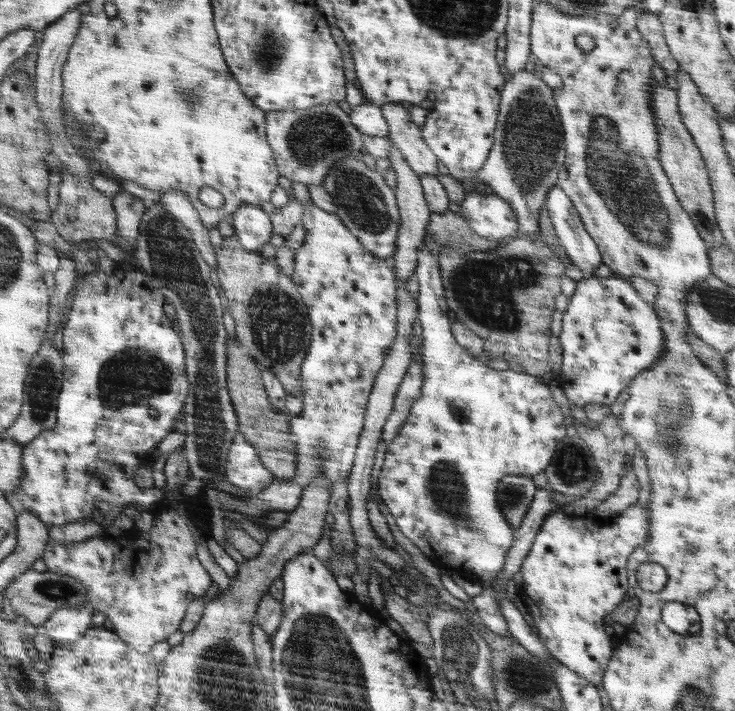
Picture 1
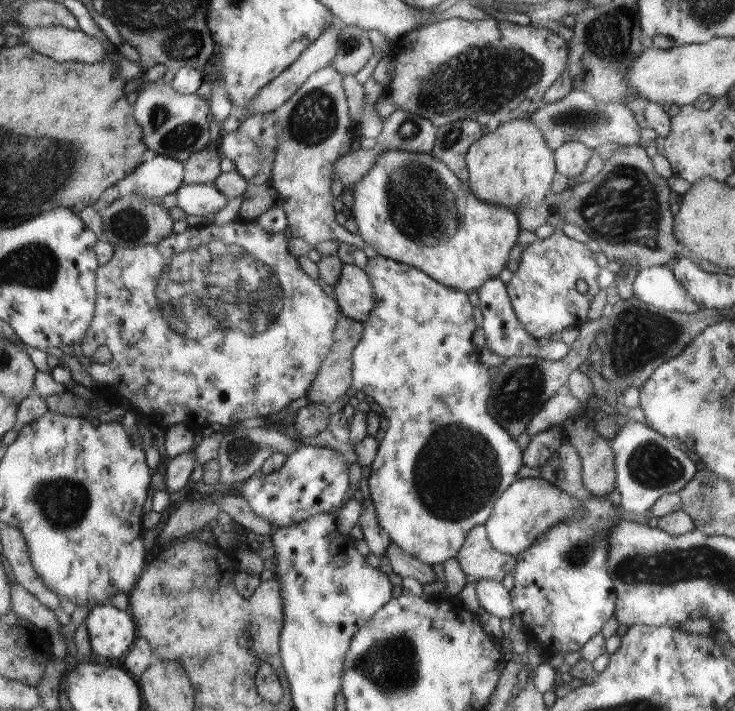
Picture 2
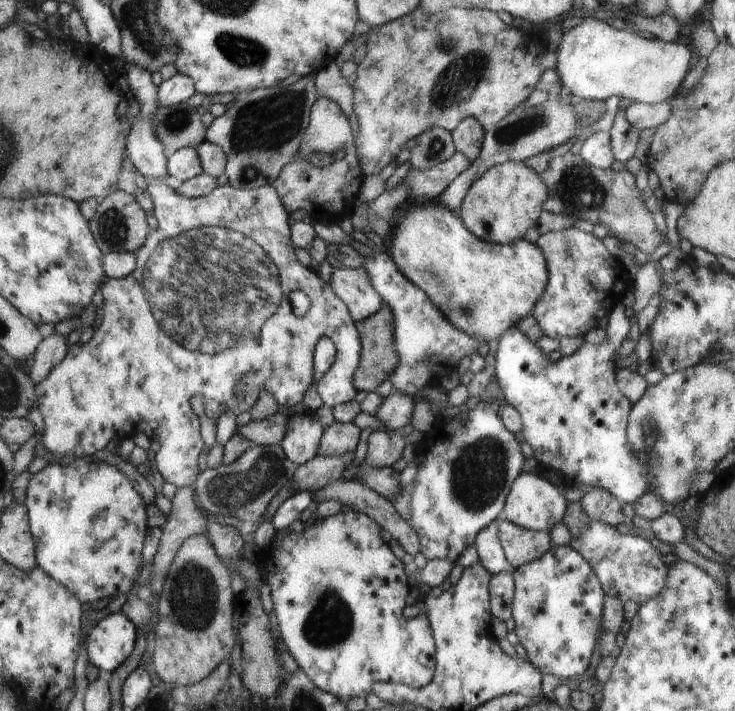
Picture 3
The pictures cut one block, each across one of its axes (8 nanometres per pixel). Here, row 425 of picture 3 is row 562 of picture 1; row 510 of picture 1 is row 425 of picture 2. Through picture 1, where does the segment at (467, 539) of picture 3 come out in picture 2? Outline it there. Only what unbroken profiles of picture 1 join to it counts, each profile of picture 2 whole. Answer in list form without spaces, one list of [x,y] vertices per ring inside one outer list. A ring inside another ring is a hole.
[[[378,256],[375,259],[369,259],[365,271],[374,284],[376,306],[372,310],[371,317],[363,324],[363,337],[360,338],[359,345],[355,347],[352,354],[354,385],[348,399],[352,395],[371,396],[382,408],[383,415],[386,416],[390,425],[384,438],[379,442],[376,459],[369,469],[370,474],[364,480],[364,485],[368,497],[374,504],[378,524],[388,534],[390,541],[419,562],[433,567],[435,564],[443,564],[446,560],[455,558],[464,542],[467,541],[467,535],[477,525],[484,525],[488,521],[492,510],[495,509],[495,503],[499,501],[504,490],[509,489],[512,482],[516,480],[516,474],[522,466],[522,450],[510,438],[510,434],[492,420],[486,412],[486,402],[490,398],[492,382],[488,376],[488,366],[482,364],[480,354],[476,352],[476,348],[472,344],[472,332],[476,326],[474,326],[474,314],[472,314],[472,304],[468,302],[468,296],[464,292],[456,292],[454,288],[436,282],[430,275],[424,274],[423,271],[417,270],[415,267],[406,266],[406,264],[390,258]]]

